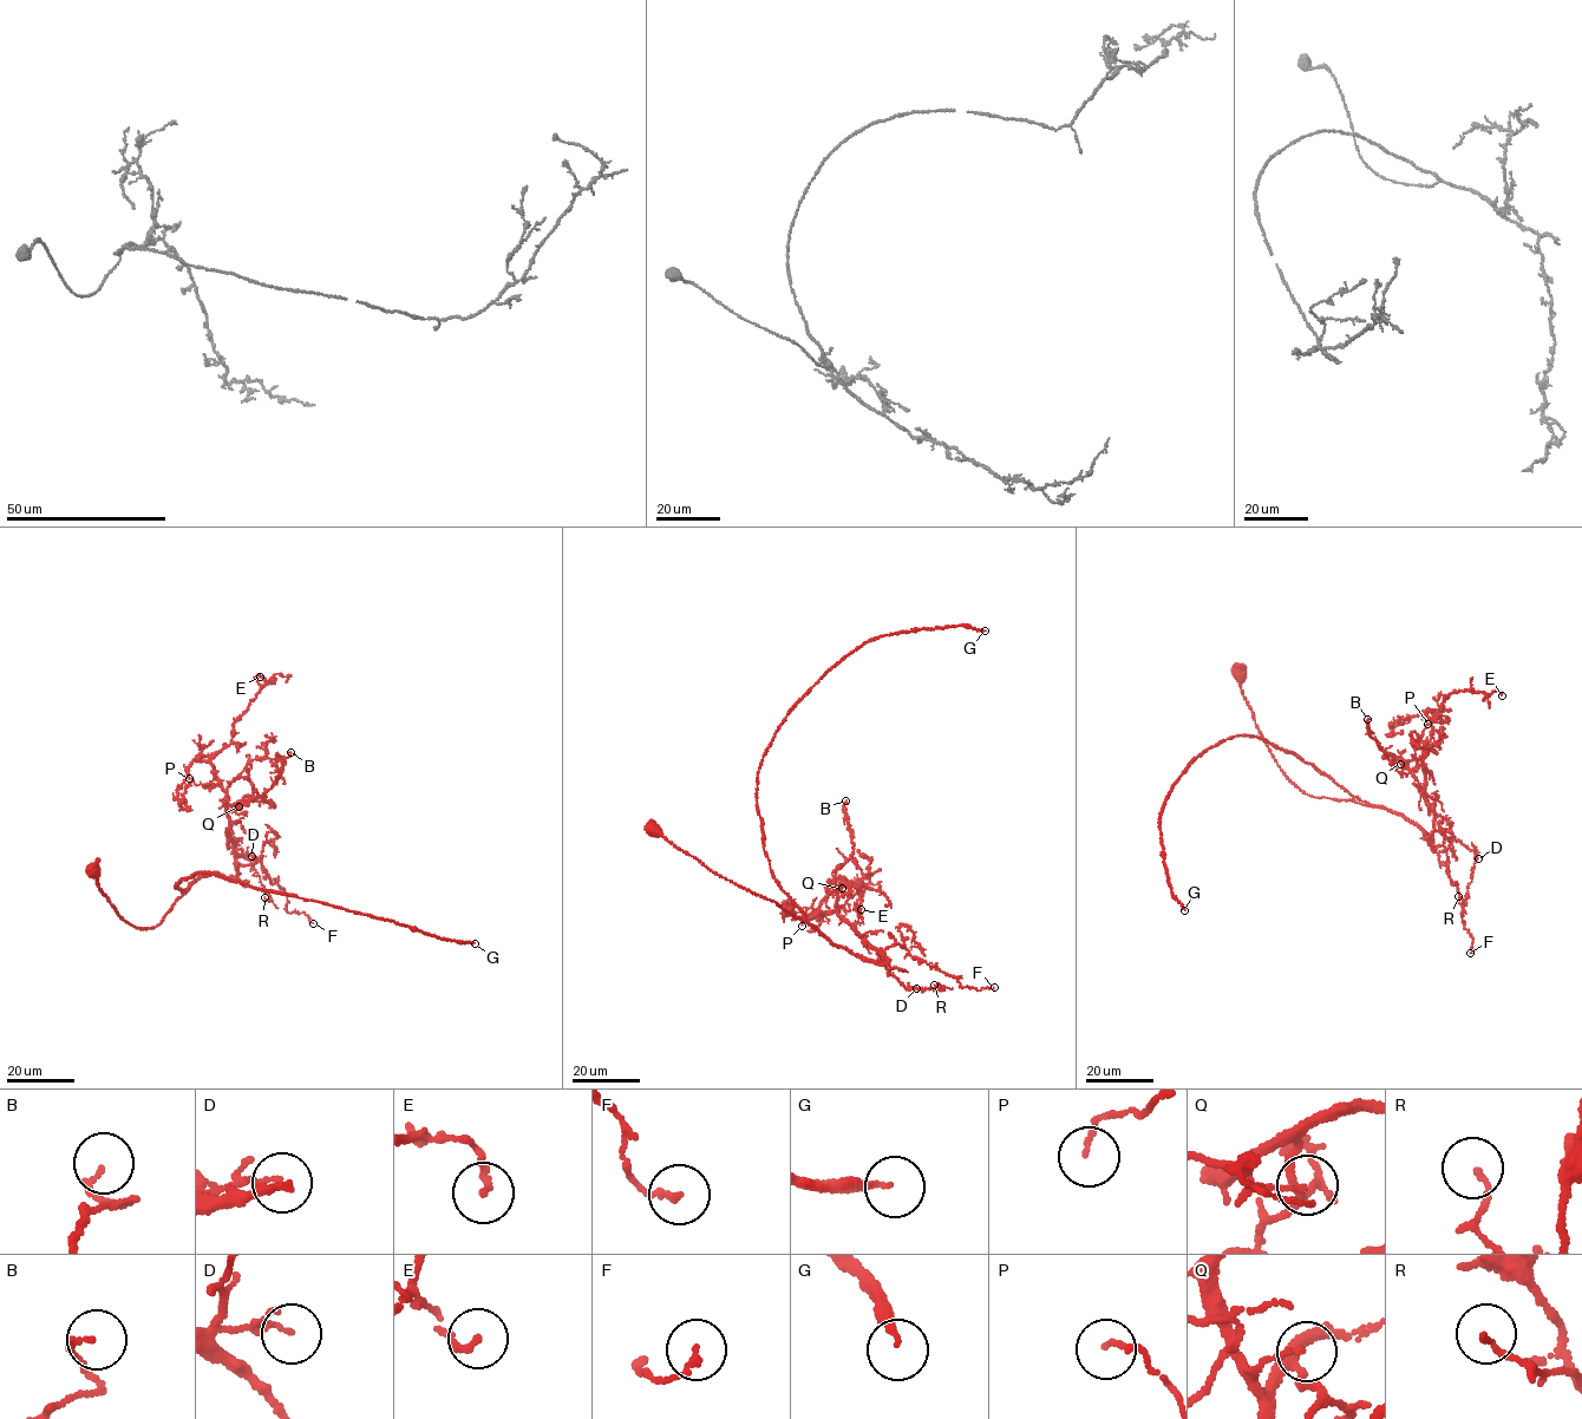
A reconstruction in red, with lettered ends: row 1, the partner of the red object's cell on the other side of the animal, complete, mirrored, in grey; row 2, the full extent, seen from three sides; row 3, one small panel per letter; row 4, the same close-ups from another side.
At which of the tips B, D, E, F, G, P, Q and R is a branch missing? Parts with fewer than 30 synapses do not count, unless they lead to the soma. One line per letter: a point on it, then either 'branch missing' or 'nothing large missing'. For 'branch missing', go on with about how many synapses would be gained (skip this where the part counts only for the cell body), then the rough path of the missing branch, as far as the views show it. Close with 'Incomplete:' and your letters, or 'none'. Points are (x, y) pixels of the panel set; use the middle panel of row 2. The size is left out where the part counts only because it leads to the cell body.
B: place (845, 800); nothing large missing
D: place (916, 988); nothing large missing
E: place (861, 909); nothing large missing
F: place (994, 987); nothing large missing
G: place (985, 630); branch missing; 160 synapses
P: place (802, 926); nothing large missing
Q: place (842, 888); nothing large missing
R: place (934, 985); nothing large missing
Incomplete: G

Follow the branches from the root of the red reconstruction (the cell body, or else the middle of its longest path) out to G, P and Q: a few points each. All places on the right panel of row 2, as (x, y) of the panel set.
G: (1237, 673), (1285, 775), (1308, 795), (1368, 805), (1257, 737), (1204, 750), (1159, 821), (1184, 910)
P: (1237, 673), (1255, 726), (1299, 789), (1400, 815), (1432, 850), (1422, 763), (1427, 724)
Q: (1237, 673), (1255, 726), (1299, 789), (1400, 815), (1432, 850), (1423, 764), (1400, 764)

